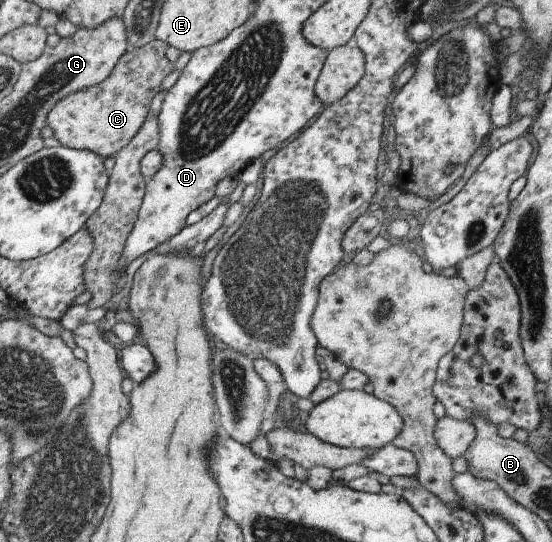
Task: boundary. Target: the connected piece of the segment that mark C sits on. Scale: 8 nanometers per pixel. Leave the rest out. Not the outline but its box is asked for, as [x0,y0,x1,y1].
[45,40,175,159]

